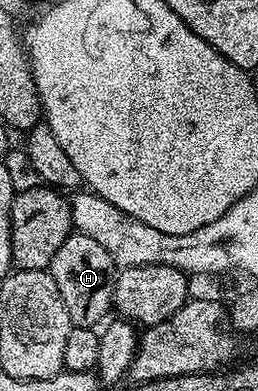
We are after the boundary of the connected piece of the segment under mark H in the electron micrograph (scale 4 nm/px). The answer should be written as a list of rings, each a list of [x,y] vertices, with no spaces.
[[[74,233],[59,245],[48,273],[55,285],[59,285],[59,297],[63,297],[63,305],[67,305],[67,317],[72,326],[96,328],[106,322],[105,314],[114,310],[113,294],[118,270],[111,253],[107,253],[95,237]]]

